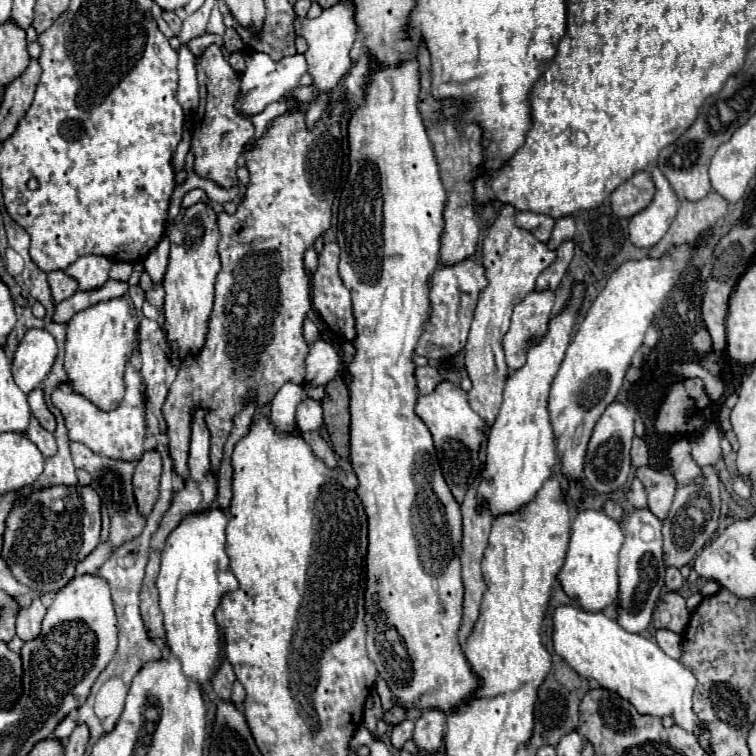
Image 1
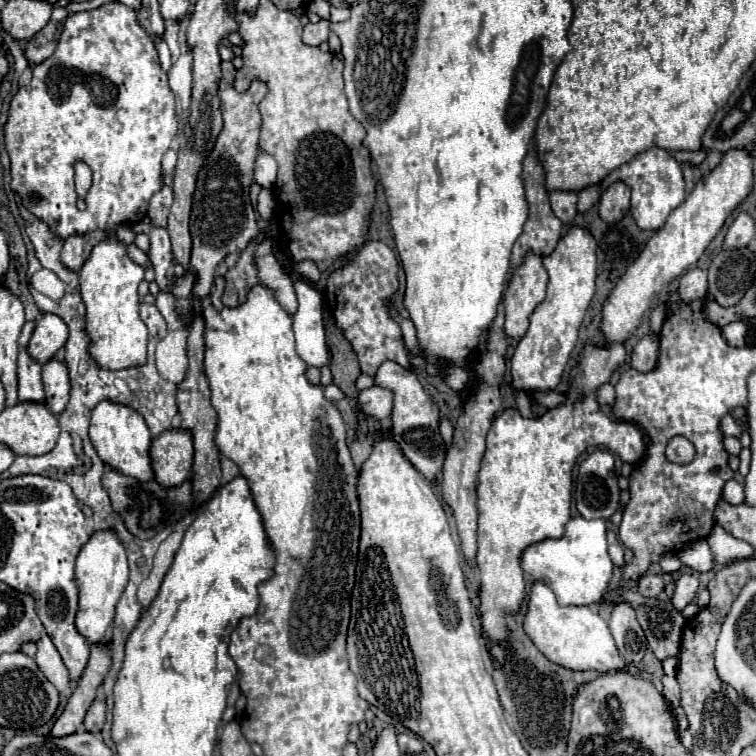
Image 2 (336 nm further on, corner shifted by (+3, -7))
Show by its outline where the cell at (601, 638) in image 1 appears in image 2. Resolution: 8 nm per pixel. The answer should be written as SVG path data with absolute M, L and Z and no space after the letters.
M536 582L530 592L528 612L524 618L524 632L532 638L536 648L558 666L568 670L596 670L600 674L624 672L628 662L620 656L618 646L608 630L608 624L590 606L560 606L554 592Z

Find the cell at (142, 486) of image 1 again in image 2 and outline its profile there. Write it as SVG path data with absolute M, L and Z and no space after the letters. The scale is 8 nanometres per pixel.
M166 430L154 438L150 448L154 480L162 488L180 486L192 470L192 436L180 430Z

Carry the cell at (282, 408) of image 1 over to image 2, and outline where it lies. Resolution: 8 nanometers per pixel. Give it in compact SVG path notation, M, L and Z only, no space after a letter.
M296 282L298 294L298 312L294 314L294 336L296 336L296 352L308 362L324 362L328 364L328 347L324 340L324 323L322 309L324 295L310 284Z

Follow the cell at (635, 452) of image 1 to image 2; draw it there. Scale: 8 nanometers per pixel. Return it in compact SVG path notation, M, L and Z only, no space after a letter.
M612 344L610 348L588 346L588 348L580 354L580 362L578 362L578 366L572 370L572 378L570 378L572 386L570 386L570 390L568 390L568 400L566 400L562 406L558 406L558 408L546 412L546 414L544 414L542 418L538 418L538 420L522 418L522 416L518 414L518 410L508 408L508 410L504 410L504 412L494 420L494 424L492 424L492 428L490 428L490 432L488 432L488 438L486 438L486 454L484 454L482 468L480 468L480 474L478 474L478 502L476 502L476 506L478 506L476 564L478 564L478 572L480 572L480 624L482 624L482 632L486 634L486 642L490 644L490 656L492 656L496 662L504 662L504 656L512 654L512 652L506 648L506 644L508 644L508 624L506 624L506 618L508 618L508 616L514 616L514 614L522 608L522 602L524 602L524 596L526 596L524 572L522 572L522 568L520 568L520 566L522 566L522 564L520 564L520 560L522 560L522 552L524 552L528 546L538 544L538 542L542 542L542 540L548 540L548 538L562 538L562 536L564 536L564 526L566 526L566 522L570 520L570 502L572 502L572 496L570 496L570 494L572 494L572 468L574 468L576 458L578 458L578 456L588 448L588 444L590 444L590 446L592 446L592 444L606 446L606 448L610 448L612 452L620 454L620 458L622 458L624 462L630 462L630 464L640 462L642 456L644 456L646 446L644 446L642 432L640 432L634 424L626 422L626 420L612 420L612 418L608 418L608 416L602 412L602 408L596 404L596 394L594 394L596 388L598 388L600 384L604 384L604 382L610 382L614 370L618 370L624 362L626 362L626 348L624 348L624 344Z

